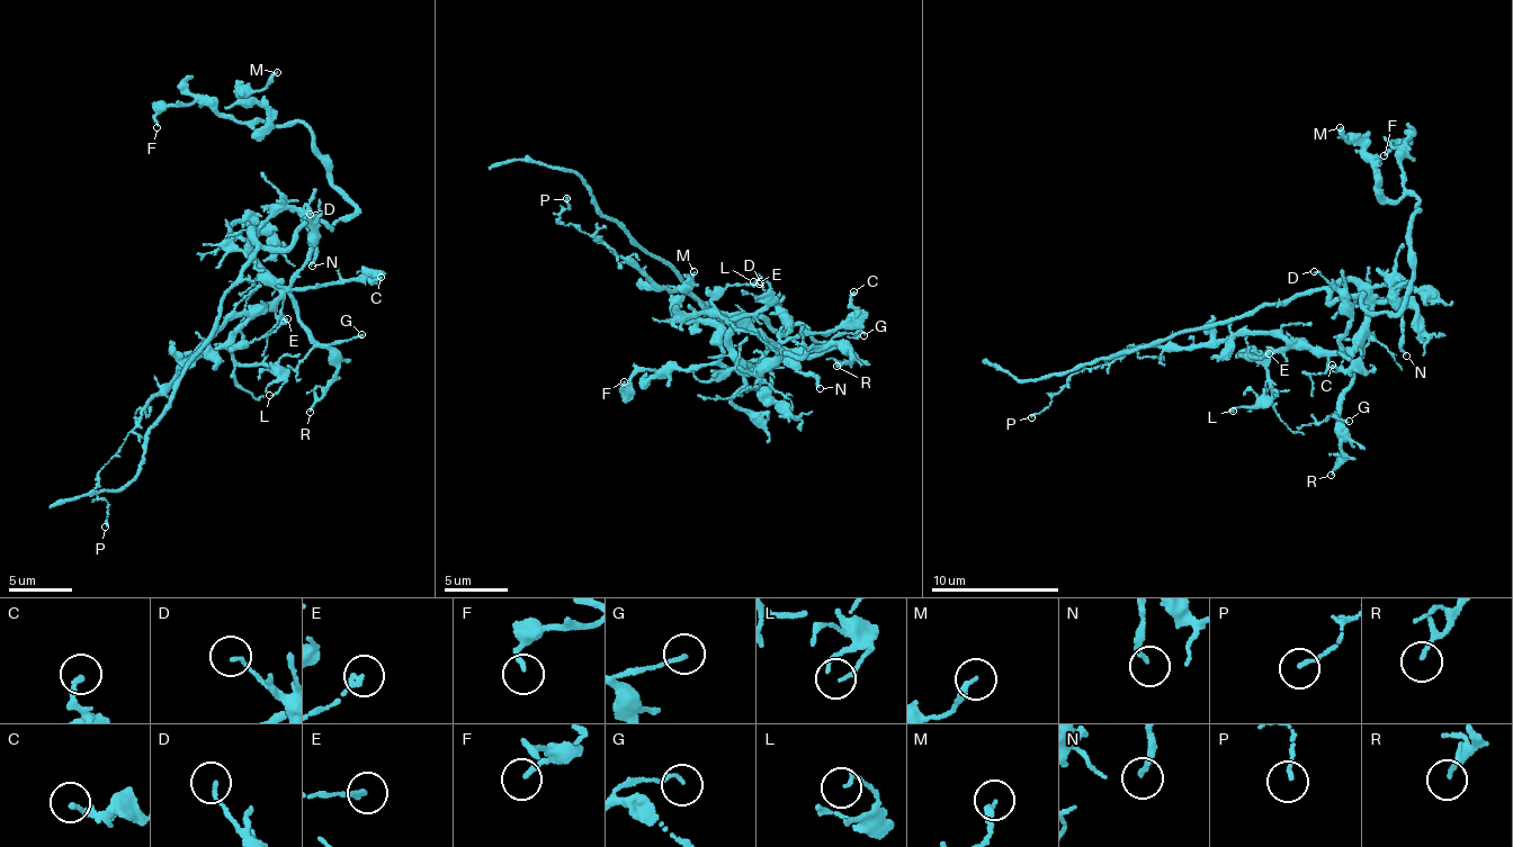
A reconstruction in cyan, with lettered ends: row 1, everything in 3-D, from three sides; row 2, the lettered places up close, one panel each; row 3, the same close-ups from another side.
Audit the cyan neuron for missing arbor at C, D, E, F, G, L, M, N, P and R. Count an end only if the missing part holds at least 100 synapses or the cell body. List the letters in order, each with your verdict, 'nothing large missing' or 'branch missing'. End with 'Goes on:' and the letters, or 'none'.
C: nothing large missing
D: nothing large missing
E: nothing large missing
F: nothing large missing
G: nothing large missing
L: nothing large missing
M: nothing large missing
N: nothing large missing
P: nothing large missing
R: nothing large missing
Goes on: none

